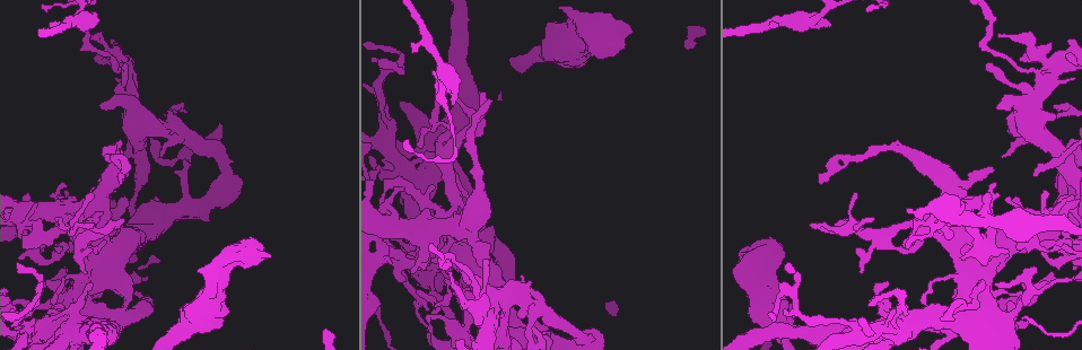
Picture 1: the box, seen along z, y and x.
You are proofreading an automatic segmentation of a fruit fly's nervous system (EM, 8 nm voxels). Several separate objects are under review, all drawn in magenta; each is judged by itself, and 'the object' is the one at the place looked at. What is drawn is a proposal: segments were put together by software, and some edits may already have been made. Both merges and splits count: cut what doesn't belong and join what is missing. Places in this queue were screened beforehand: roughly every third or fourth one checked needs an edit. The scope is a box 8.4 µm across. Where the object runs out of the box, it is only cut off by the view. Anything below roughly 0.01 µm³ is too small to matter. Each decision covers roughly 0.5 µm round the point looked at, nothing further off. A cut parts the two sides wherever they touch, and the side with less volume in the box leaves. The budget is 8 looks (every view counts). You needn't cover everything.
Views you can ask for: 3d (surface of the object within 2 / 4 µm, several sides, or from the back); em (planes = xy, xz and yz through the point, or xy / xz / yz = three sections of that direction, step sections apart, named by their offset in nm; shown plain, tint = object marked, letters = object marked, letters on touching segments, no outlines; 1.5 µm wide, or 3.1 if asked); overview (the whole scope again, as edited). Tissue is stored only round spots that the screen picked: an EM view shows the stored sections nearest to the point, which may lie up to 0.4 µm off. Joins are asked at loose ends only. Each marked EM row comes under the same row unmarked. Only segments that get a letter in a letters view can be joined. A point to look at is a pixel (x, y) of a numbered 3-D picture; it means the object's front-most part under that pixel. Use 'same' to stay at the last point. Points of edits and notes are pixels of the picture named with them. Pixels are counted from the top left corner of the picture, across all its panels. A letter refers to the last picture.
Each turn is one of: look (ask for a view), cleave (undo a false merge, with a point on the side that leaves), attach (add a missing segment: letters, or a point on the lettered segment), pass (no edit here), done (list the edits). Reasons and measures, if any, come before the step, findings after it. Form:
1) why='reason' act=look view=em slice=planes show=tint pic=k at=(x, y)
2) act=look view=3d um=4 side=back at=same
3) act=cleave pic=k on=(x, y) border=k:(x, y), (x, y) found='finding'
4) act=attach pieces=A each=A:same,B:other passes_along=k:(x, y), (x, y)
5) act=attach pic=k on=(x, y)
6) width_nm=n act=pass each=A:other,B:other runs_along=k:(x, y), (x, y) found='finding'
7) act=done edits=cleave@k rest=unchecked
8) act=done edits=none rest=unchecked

why='branch stops here' act=look view=em slice=yz step=4 show=letters pic=1 at=(828, 25)

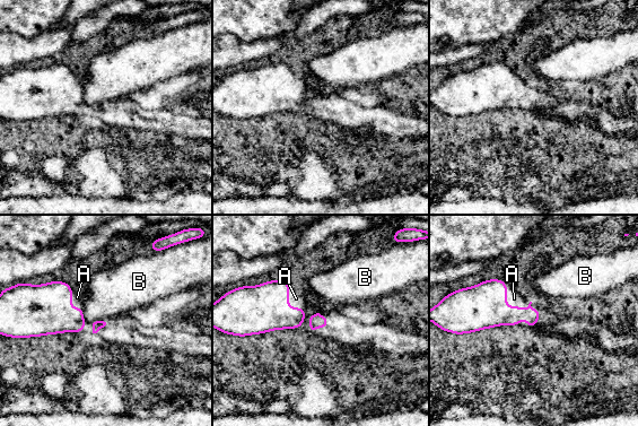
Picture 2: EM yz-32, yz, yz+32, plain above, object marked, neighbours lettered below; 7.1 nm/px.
act=look view=em slice=planes show=letters at=same

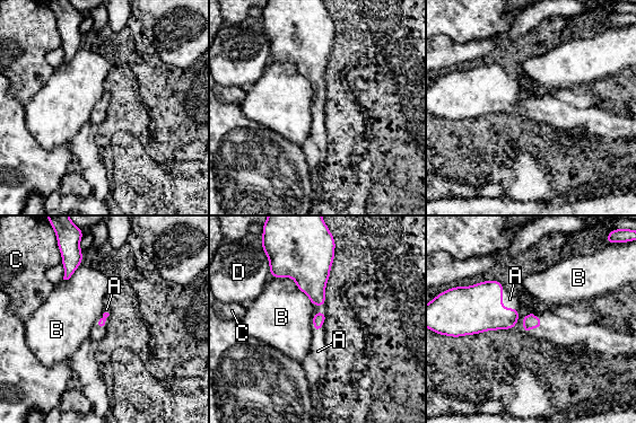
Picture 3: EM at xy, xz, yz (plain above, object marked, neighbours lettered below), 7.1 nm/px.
act=attach pieces=A each=A:same,B:other,C:other,D:other passes_along=3:(468, 310), (502, 302), (510, 299) found='it goes on there'

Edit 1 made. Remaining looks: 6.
act=look view=overview

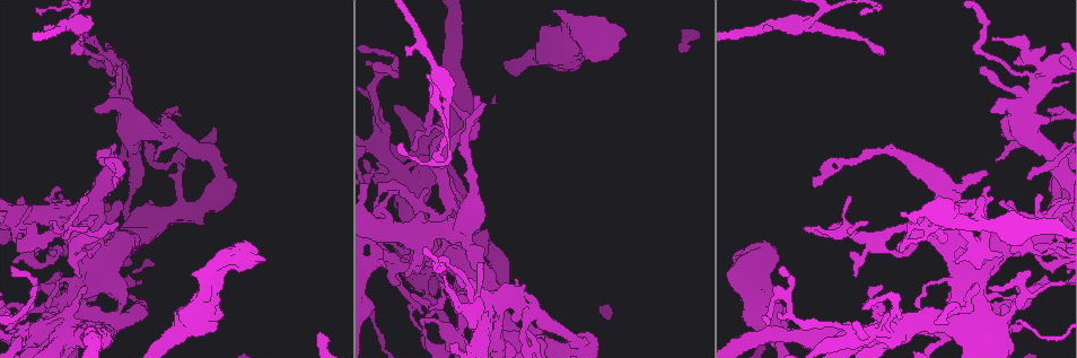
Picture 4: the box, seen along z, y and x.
act=look view=3d um=2 pic=4 at=(265, 260)

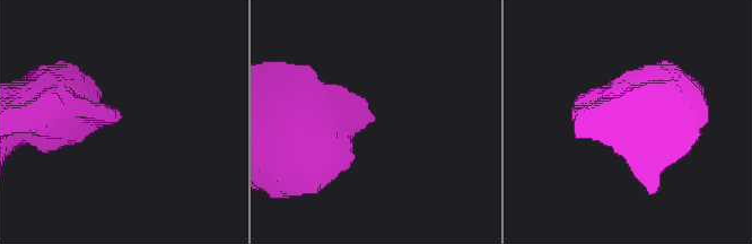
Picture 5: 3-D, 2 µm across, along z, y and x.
act=look view=em slice=xz step=8 show=tint pic=5 at=(370, 114)

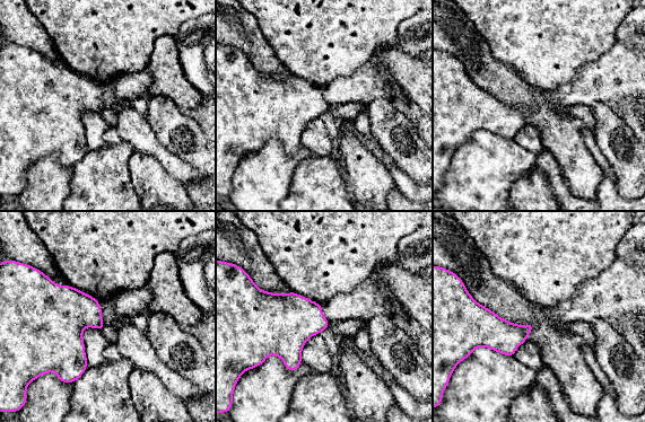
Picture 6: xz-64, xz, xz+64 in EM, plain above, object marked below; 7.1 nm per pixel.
act=look view=em slice=planes show=letters at=same

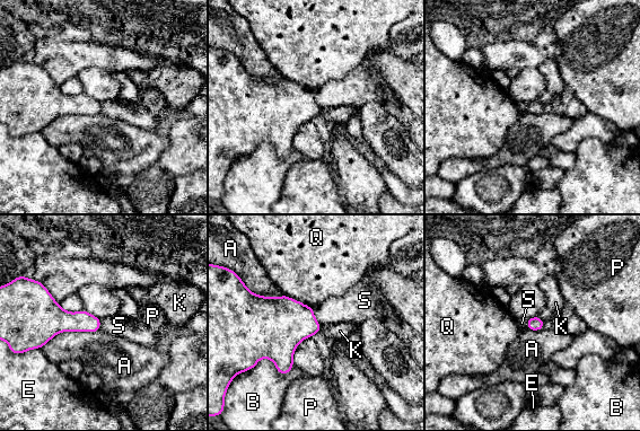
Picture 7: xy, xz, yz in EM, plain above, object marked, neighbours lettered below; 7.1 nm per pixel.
act=pass each=A:other,B:other,E:other,K:other,P:other,Q:other,S:other border=7:(313, 308), (313, 314), (322, 326) found='none of them fits'

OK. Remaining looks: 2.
why='sudden change in width' act=look view=em slice=planes show=tint pic=4 at=(970, 310)

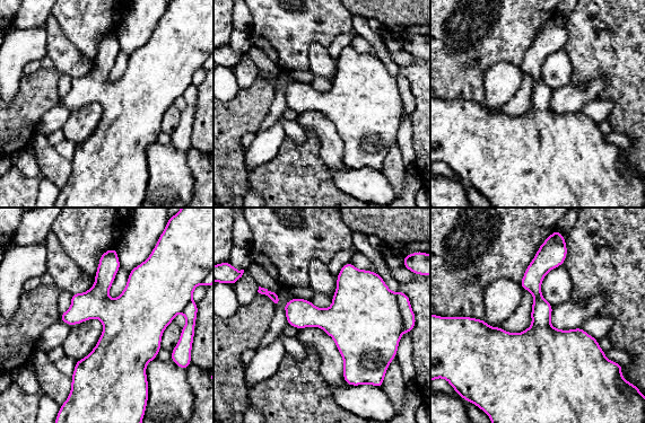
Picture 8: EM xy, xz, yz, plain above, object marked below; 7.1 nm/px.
act=look view=em slice=planes show=letters at=same

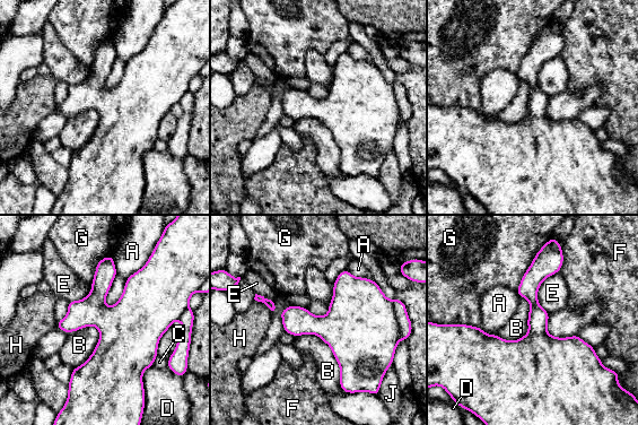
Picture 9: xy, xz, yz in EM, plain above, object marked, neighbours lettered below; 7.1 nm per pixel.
longest_contact=B:550nm act=pass each=A:other,B:other,C:other,D:other,E:other,F:other,G:other,H:other,J:other border=9:(295, 336), (330, 347), (344, 391) found='continuous, no second neuron'

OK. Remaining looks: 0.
act=done edits=attach@3 rest=unchecked

